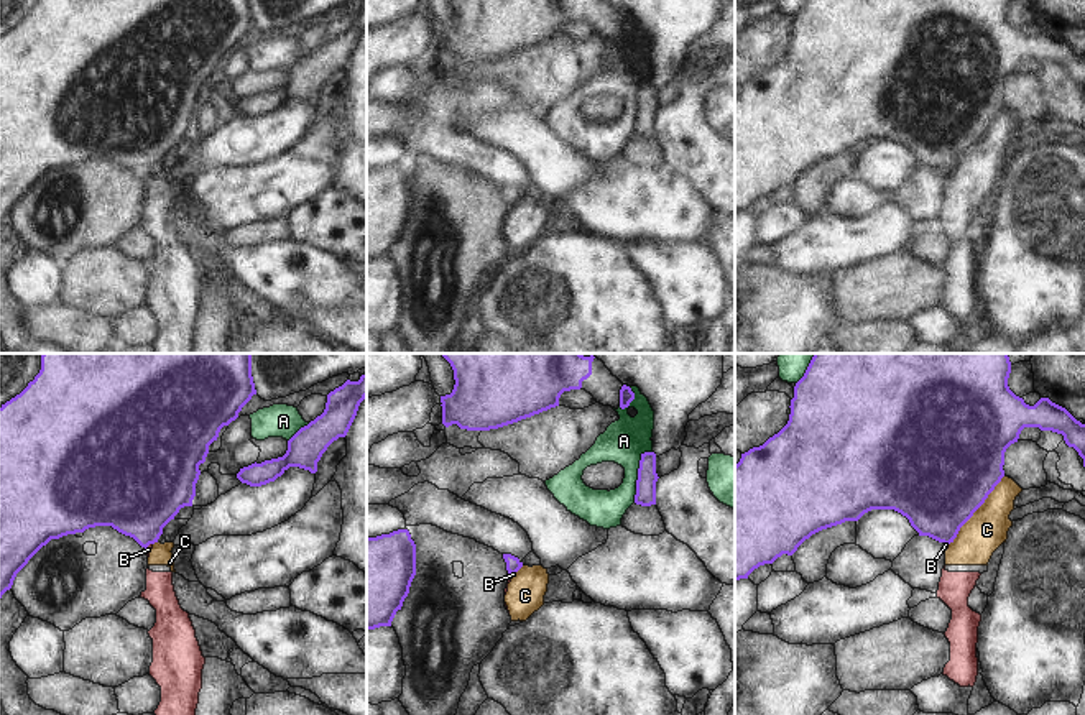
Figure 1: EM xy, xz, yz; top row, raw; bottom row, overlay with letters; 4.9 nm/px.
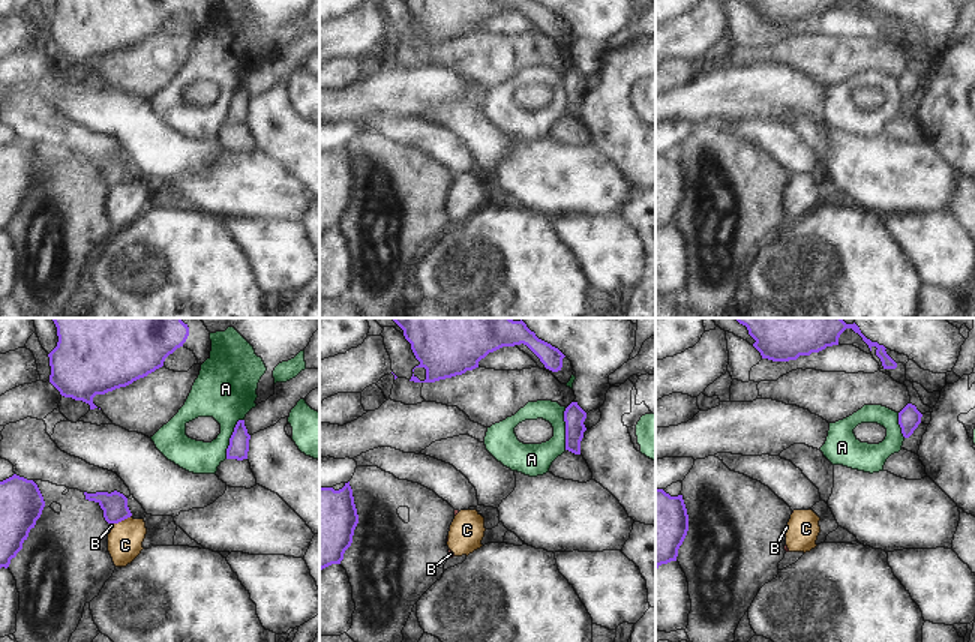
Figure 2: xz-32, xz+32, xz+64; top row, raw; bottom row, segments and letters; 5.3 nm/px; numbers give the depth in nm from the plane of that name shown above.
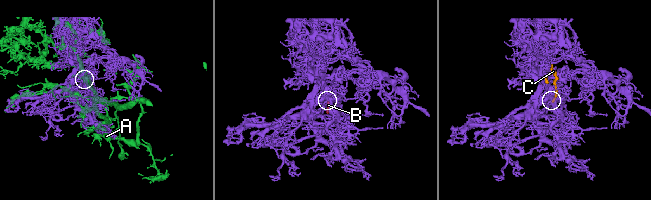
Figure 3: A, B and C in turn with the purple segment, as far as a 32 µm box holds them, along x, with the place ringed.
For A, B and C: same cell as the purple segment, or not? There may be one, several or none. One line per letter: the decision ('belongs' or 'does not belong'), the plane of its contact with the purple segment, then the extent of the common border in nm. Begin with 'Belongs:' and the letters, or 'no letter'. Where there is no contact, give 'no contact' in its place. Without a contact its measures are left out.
Belongs: no letter
A: does not belong | xz | 280 nm
B: does not belong | xy | 50 nm
C: does not belong | yz | 440 nm

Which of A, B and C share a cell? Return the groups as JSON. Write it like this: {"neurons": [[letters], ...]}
{"neurons": [["A"], ["B", "C"]]}

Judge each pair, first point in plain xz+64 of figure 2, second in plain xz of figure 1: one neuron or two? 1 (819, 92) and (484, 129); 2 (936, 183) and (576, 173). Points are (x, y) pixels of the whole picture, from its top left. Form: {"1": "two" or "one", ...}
{"1": "two", "2": "two"}

